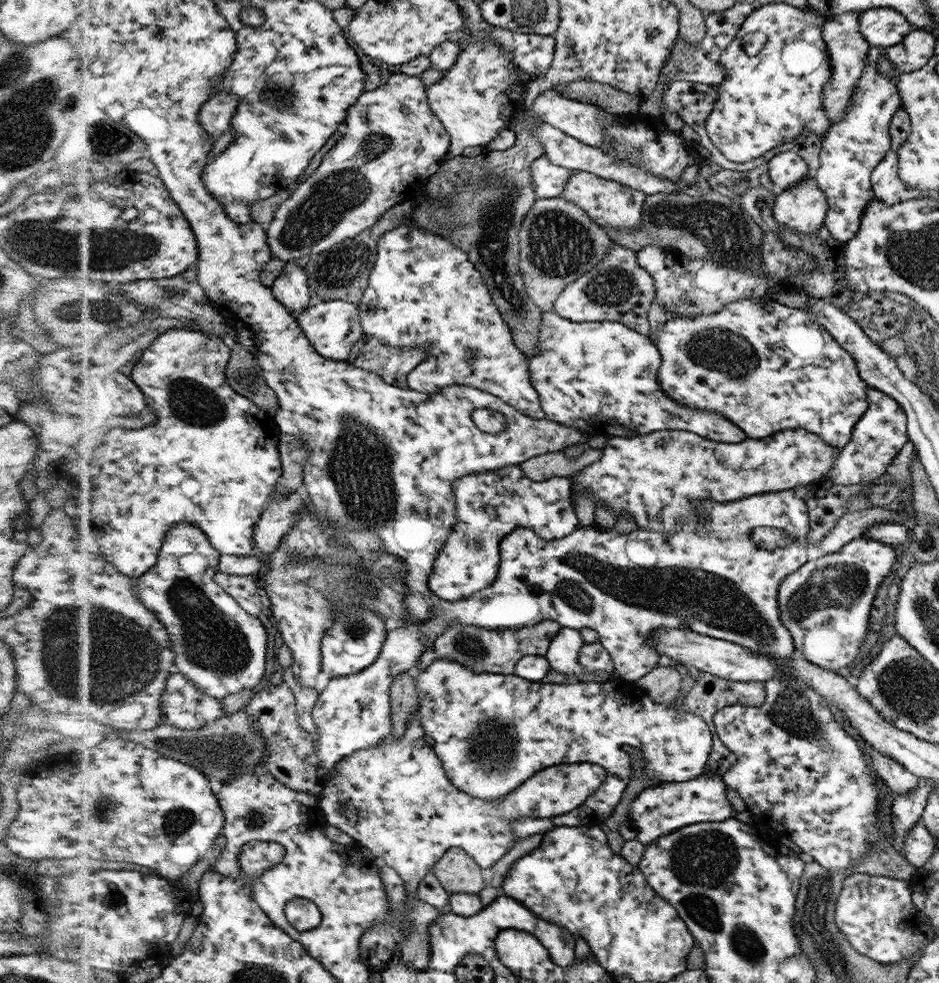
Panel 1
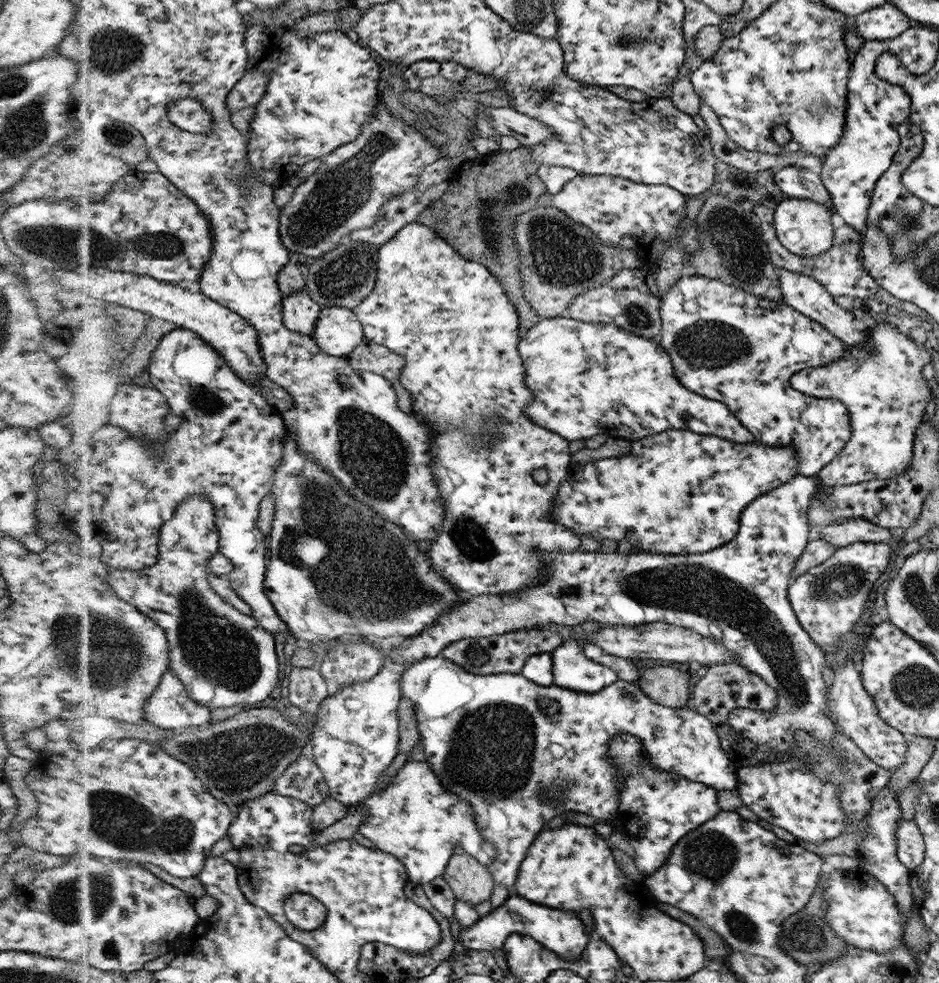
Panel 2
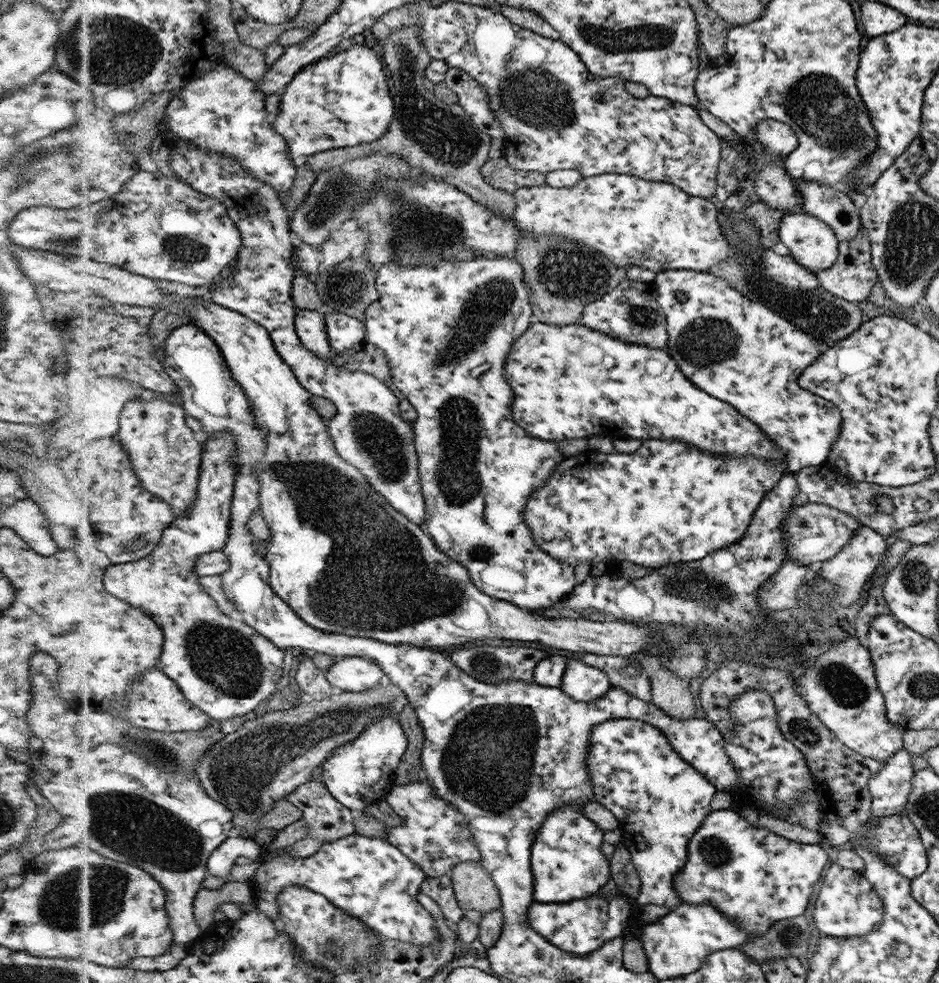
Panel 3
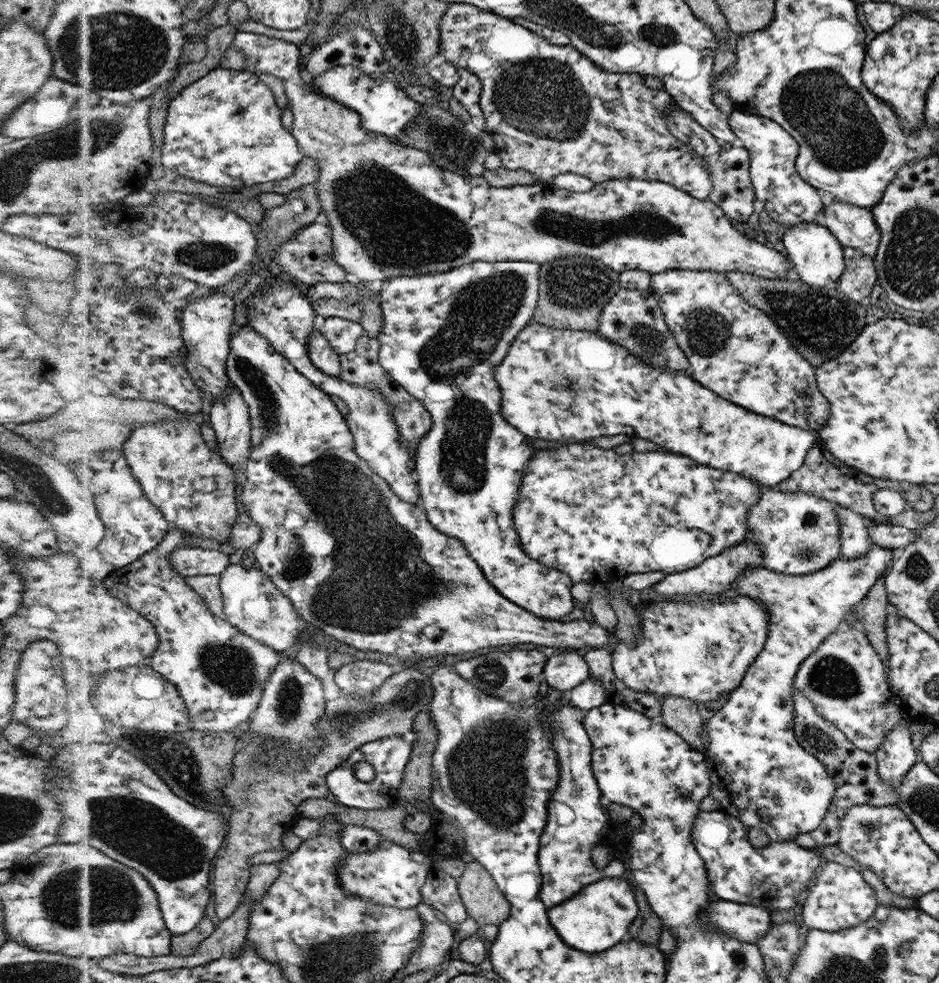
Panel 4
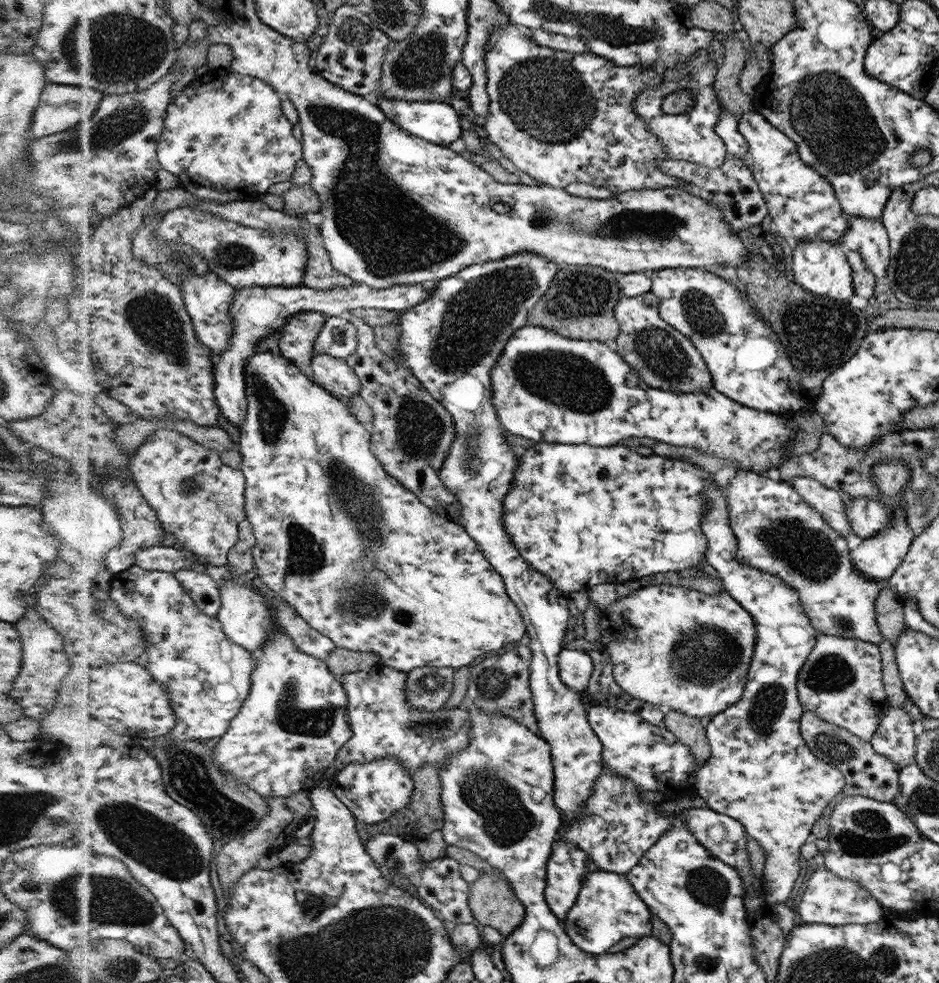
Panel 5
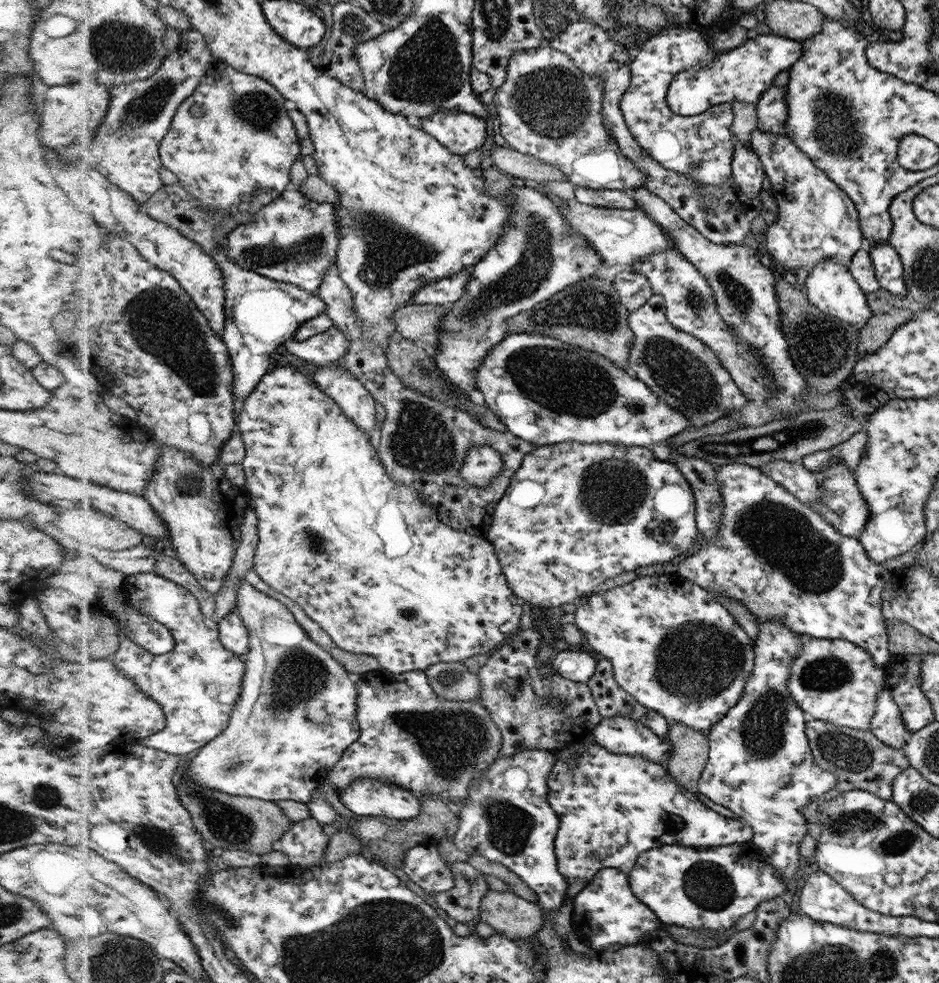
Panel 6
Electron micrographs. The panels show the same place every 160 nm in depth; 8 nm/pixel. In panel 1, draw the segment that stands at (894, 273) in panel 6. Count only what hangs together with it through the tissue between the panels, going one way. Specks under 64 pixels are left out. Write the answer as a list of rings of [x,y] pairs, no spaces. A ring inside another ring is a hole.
[[[794,151],[778,153],[767,162],[767,165],[770,180],[780,188],[780,191],[798,186],[812,173],[806,161]]]

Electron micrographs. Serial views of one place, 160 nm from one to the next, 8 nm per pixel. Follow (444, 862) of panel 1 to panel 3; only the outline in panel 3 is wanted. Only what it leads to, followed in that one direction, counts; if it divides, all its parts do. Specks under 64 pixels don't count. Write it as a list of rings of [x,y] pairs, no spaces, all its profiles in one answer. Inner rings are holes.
[[[466,861],[450,872],[451,883],[458,904],[465,910],[491,913],[500,909],[502,895],[491,873],[479,861]]]

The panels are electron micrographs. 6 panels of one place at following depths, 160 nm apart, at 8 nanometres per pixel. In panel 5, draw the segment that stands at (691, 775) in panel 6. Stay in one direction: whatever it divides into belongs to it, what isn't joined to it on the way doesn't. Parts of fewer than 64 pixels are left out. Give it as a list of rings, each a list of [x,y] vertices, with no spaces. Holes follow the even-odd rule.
[[[672,709],[663,718],[665,729],[671,732],[680,743],[691,747],[698,766],[702,766],[711,756],[711,745],[700,718]]]

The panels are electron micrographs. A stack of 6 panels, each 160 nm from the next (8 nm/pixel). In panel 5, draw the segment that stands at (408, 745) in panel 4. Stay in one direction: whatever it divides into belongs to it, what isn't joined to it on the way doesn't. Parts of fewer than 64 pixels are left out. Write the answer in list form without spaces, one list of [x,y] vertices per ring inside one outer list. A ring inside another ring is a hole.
[[[382,757],[367,763],[352,763],[333,776],[330,787],[351,809],[355,818],[365,823],[382,822],[395,812],[407,808],[415,790],[408,768],[396,757]]]

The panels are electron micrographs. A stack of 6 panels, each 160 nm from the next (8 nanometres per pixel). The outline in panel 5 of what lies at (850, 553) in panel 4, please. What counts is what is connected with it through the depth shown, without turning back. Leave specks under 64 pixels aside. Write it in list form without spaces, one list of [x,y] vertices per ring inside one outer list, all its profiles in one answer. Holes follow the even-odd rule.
[[[804,476],[793,478],[791,484],[802,495],[803,501],[820,511],[828,524],[835,527],[841,535],[854,536],[855,530],[851,527],[847,508],[837,490],[824,486],[814,478]]]

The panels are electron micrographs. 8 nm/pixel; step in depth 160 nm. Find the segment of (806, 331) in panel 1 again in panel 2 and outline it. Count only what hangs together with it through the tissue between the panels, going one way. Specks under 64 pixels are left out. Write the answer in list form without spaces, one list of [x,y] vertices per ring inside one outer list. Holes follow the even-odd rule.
[[[696,274],[681,276],[680,279],[664,293],[664,299],[662,300],[662,307],[660,307],[660,309],[663,318],[663,330],[657,341],[663,349],[671,355],[671,361],[675,367],[675,374],[679,381],[683,383],[688,390],[695,391],[700,395],[706,395],[708,398],[716,399],[718,402],[726,403],[740,418],[743,425],[755,435],[758,442],[768,446],[779,447],[796,445],[797,458],[799,459],[798,472],[800,475],[807,477],[817,475],[820,470],[824,469],[824,466],[827,466],[838,456],[839,452],[847,445],[847,442],[851,440],[851,415],[848,406],[840,399],[832,397],[816,398],[815,396],[804,394],[803,391],[796,390],[795,387],[791,385],[790,380],[796,373],[807,368],[827,366],[827,364],[830,364],[832,361],[842,358],[845,355],[845,350],[847,350],[847,345],[832,335],[830,331],[826,331],[818,322],[815,322],[814,319],[808,318],[808,315],[802,314],[800,311],[797,311],[795,307],[791,307],[785,302],[778,304],[778,301],[764,300],[764,298],[750,294],[748,290],[735,288],[718,279],[706,278],[703,275]]]

